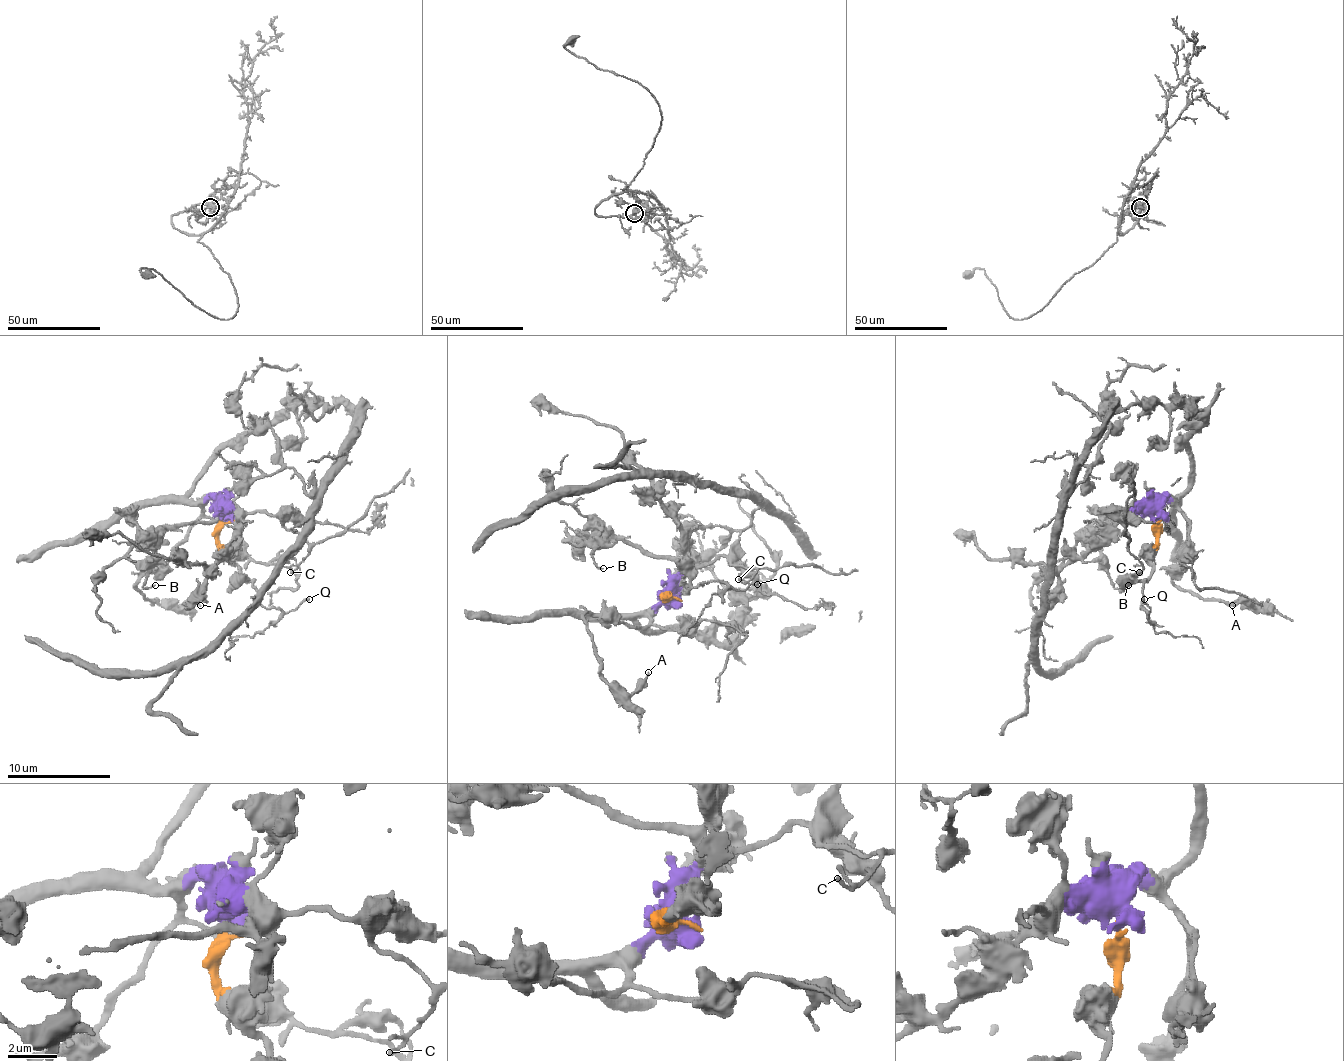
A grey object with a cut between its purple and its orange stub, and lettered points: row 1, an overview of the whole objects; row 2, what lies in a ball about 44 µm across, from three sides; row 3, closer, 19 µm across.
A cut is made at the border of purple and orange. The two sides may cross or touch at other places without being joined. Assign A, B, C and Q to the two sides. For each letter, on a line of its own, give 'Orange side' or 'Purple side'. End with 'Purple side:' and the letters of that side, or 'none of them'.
A: Purple side
B: Purple side
C: Purple side
Q: Orange side
Purple side: A, B, C

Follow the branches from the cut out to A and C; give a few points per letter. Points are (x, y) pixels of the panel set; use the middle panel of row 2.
A: (668, 599), (645, 627), (585, 614), (593, 653), (611, 684), (632, 694), (647, 671)
C: (668, 599), (671, 586), (683, 573), (722, 557), (733, 565), (756, 568), (756, 573), (748, 581), (738, 578)

